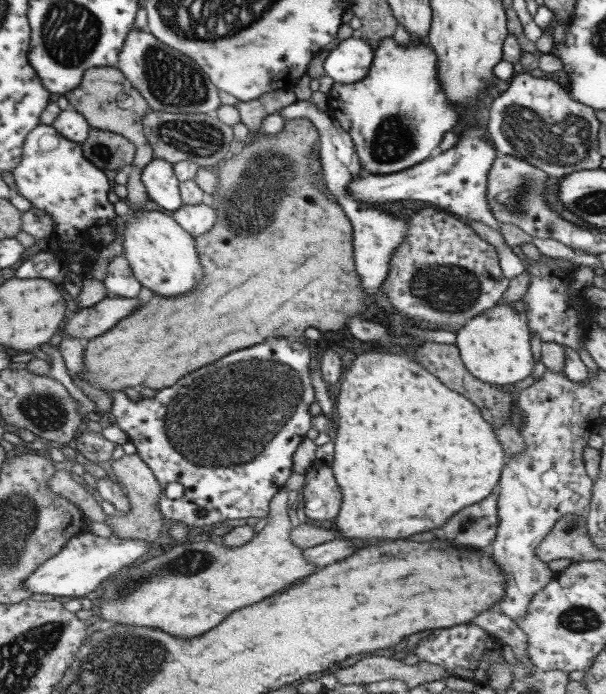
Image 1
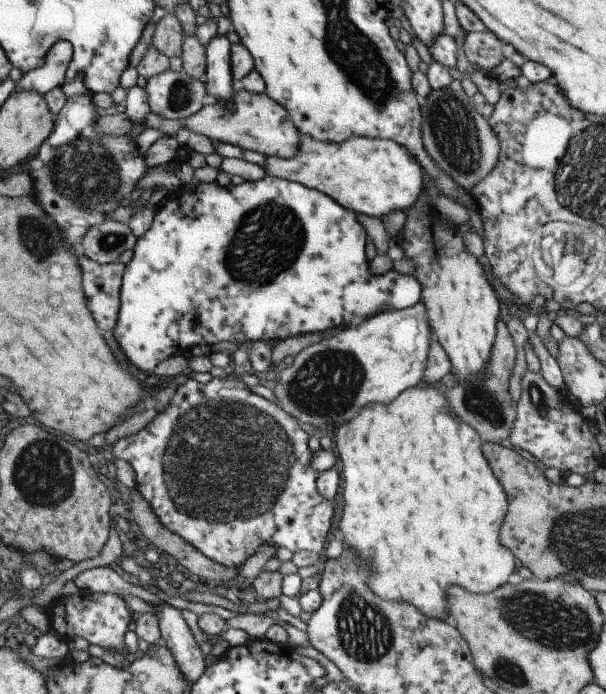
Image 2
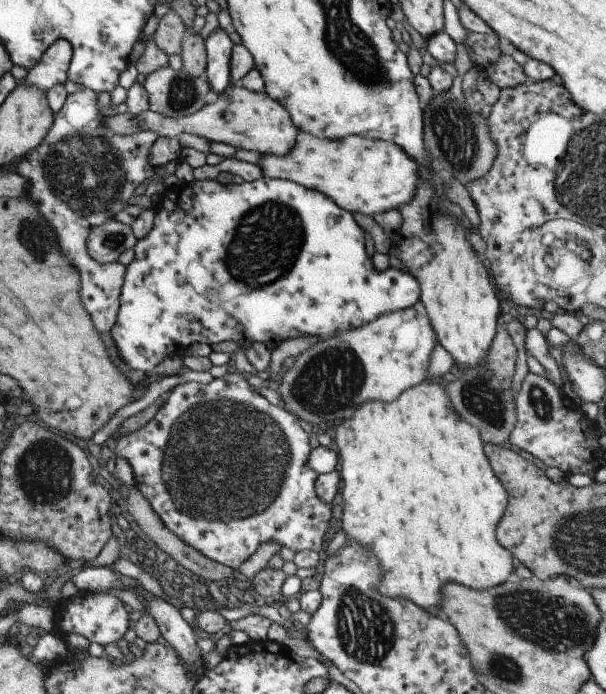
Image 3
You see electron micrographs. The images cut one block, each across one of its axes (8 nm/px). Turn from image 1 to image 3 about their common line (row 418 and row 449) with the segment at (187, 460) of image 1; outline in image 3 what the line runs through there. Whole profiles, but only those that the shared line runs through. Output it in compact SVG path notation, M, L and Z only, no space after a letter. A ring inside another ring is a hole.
M234 369L223 379L214 378L210 384L198 384L198 382L186 382L173 388L164 395L165 401L159 407L156 417L142 426L136 432L130 432L120 437L116 445L115 457L123 459L132 468L137 490L148 500L151 508L161 520L164 527L178 536L182 542L198 550L203 556L221 563L226 567L238 569L240 565L252 556L262 543L275 541L294 552L314 551L323 554L325 550L324 536L328 530L332 518L332 504L322 502L316 493L316 480L318 474L309 466L311 448L309 444L308 428L294 414L286 412L280 406L270 404L258 388L250 386L243 374Z

